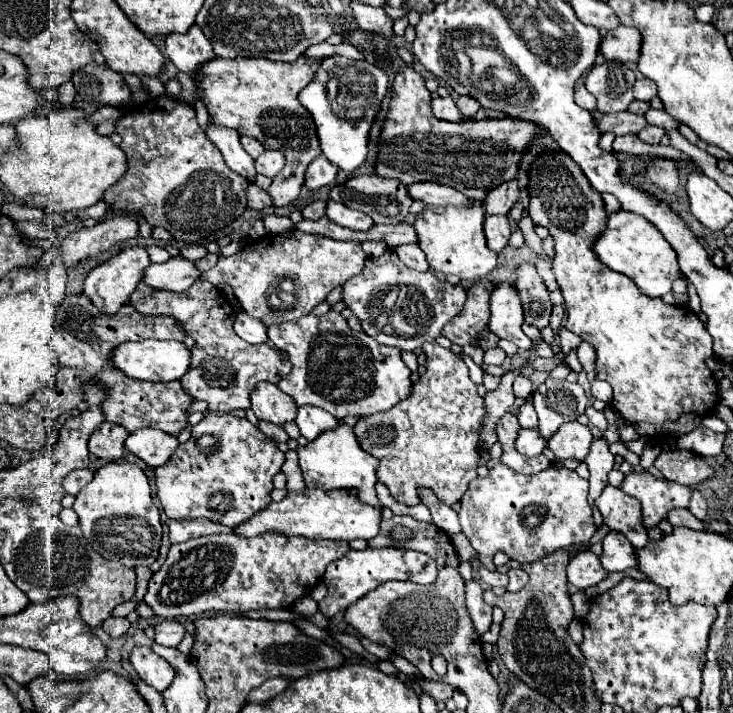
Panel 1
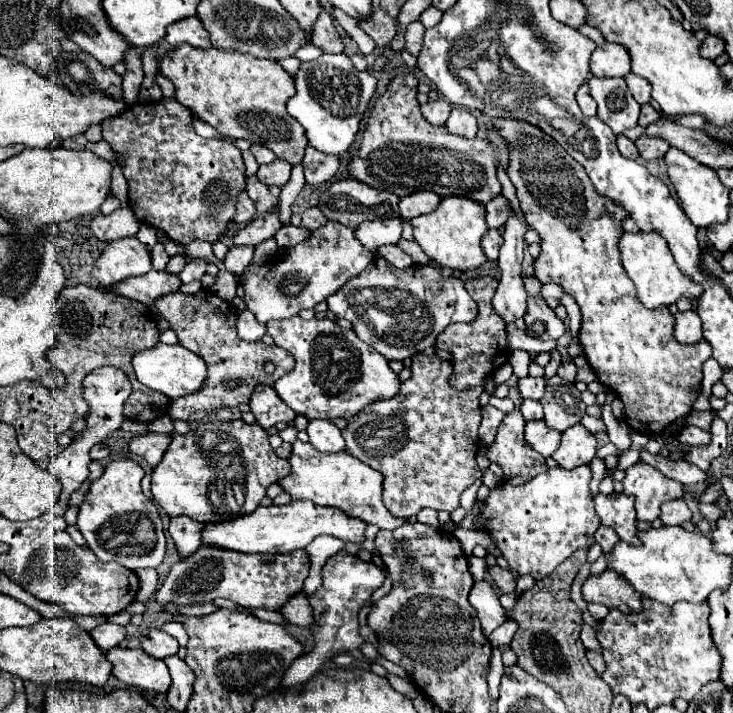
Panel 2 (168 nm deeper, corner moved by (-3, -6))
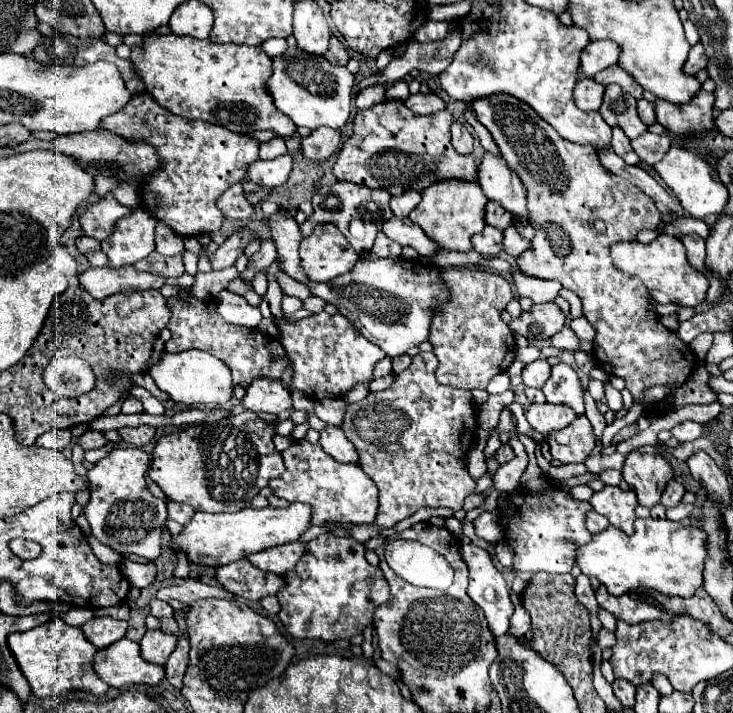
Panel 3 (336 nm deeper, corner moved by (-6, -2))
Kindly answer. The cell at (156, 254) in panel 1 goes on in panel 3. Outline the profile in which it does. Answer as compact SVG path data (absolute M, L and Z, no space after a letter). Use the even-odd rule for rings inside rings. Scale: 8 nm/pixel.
M159 223L155 235L155 249L161 255L181 255L185 251L183 237L175 235L175 231L171 231L171 227L167 227L165 223Z

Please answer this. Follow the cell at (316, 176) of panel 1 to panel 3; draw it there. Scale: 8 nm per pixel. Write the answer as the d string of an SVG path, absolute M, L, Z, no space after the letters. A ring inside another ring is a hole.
M319 127L315 131L311 131L309 137L301 139L301 149L305 153L305 157L315 159L315 161L323 161L327 157L331 157L341 143L341 133L331 129L331 127Z

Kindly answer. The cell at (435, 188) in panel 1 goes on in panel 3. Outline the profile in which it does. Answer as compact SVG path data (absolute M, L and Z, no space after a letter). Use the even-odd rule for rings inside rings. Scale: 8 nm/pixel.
M405 191L397 197L391 197L389 207L393 211L395 217L407 217L411 213L411 209L415 209L415 205L419 203L419 191Z

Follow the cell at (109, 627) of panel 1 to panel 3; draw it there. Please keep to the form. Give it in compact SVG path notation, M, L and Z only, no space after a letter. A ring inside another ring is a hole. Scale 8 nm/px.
M93 617L85 625L81 625L81 631L97 649L105 649L107 645L125 637L127 623L111 617Z

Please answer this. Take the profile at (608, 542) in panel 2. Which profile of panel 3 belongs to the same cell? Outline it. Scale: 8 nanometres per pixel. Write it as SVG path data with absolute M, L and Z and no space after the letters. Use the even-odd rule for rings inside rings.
M589 511L587 519L585 519L585 525L587 525L589 533L599 533L609 525L609 521L603 515L599 515L597 511Z

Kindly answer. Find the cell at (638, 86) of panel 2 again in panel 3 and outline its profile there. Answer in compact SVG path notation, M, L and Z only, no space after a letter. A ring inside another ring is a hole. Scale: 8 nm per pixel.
M619 65L615 67L607 67L603 69L599 75L593 77L597 83L603 83L603 85L611 85L611 83L617 83L619 87L623 87L623 91L627 91L629 95L633 95L635 99L641 99L643 95L643 89L635 83L635 79L631 79L631 75L627 75Z

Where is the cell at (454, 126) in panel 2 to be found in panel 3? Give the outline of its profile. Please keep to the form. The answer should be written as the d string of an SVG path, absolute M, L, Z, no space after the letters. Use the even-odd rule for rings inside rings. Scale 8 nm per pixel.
M455 121L451 127L451 135L453 135L451 143L459 155L471 155L473 153L473 137L463 123Z

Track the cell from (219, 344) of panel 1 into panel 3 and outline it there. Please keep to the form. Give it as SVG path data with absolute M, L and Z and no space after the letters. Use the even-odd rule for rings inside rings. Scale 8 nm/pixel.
M179 297L167 299L167 305L171 309L171 319L167 327L171 329L171 339L165 343L167 353L179 353L187 349L201 349L215 357L219 357L233 373L233 383L249 385L257 377L273 377L279 379L283 369L289 365L289 357L283 351L283 345L269 335L263 335L259 329L247 329L239 325L231 325L223 319L219 319L219 313L215 309L213 301L199 301L189 299L181 301Z

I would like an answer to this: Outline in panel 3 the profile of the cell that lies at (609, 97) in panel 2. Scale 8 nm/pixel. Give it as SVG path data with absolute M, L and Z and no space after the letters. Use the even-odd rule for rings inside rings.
M619 85L605 87L605 97L599 113L609 125L621 127L629 139L635 139L647 131L647 125L637 115L637 101Z

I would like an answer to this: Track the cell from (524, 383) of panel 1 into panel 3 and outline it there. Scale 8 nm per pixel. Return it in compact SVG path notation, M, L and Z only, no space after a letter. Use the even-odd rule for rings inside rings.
M537 359L523 369L523 383L525 387L543 387L545 381L549 379L549 363L545 359Z

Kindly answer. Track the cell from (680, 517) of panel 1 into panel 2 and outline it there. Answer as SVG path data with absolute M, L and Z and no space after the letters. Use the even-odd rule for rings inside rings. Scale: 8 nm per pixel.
M676 499L676 501L668 501L662 505L660 519L664 521L664 525L682 525L692 519L692 511L684 503L684 499Z

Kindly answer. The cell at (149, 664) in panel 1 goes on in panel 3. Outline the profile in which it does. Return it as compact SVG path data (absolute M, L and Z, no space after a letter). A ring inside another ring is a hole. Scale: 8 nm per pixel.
M127 637L99 649L93 659L93 671L99 679L109 683L109 687L127 687L137 683L157 685L165 677L165 669L147 663L141 657L139 645Z

